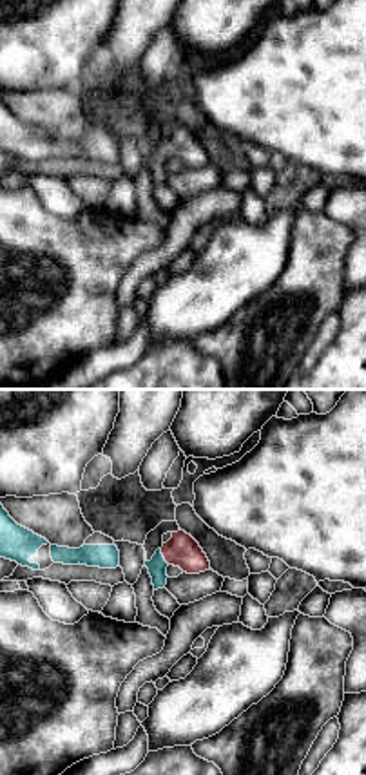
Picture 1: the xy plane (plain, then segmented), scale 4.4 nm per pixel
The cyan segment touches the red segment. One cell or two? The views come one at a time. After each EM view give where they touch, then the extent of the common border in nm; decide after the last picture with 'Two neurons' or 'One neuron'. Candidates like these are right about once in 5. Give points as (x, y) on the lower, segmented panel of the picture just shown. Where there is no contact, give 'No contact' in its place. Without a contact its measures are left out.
Touches cyan at (162, 556). Shared border 80 nm

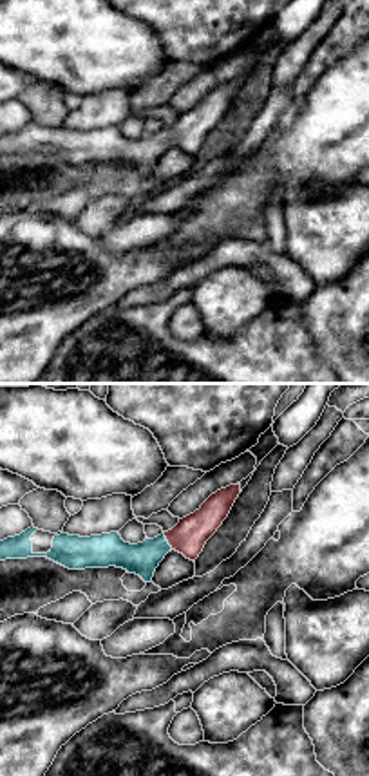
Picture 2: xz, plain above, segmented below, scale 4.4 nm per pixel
Touches cyan at (167, 541). Shared border 80 nm

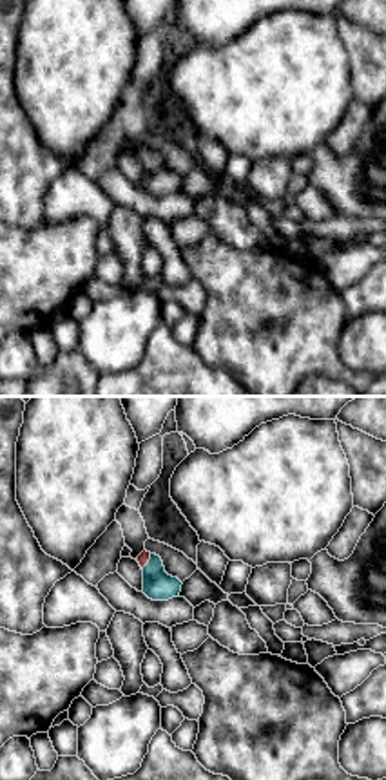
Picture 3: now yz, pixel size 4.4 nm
Touches cyan at (149, 561). Shared border 80 nm

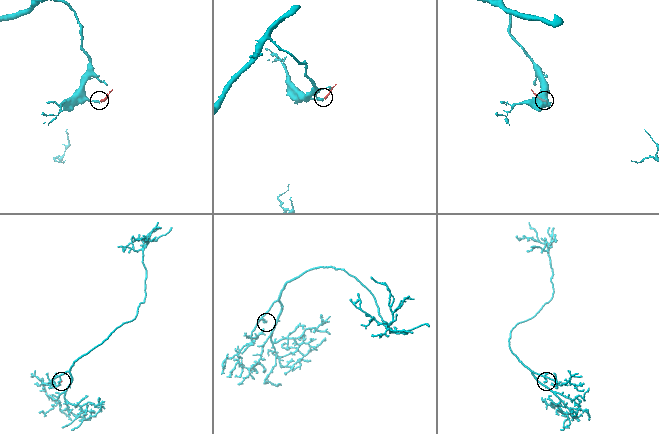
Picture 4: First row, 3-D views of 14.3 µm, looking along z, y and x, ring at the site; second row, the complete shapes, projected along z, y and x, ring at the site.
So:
One neuron

